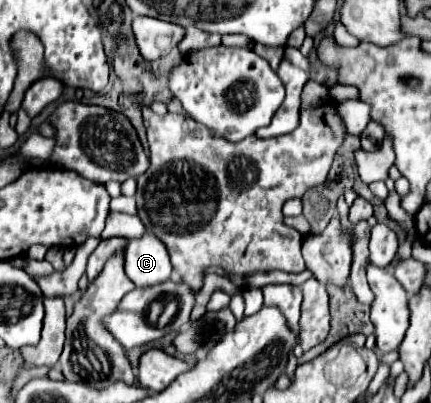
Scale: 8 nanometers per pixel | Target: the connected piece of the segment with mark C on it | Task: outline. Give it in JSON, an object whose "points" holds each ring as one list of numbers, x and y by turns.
{"points":[[146,233,142,239,132,239,126,249,126,275,136,287,160,285,170,279,172,263,166,245,158,237]]}

